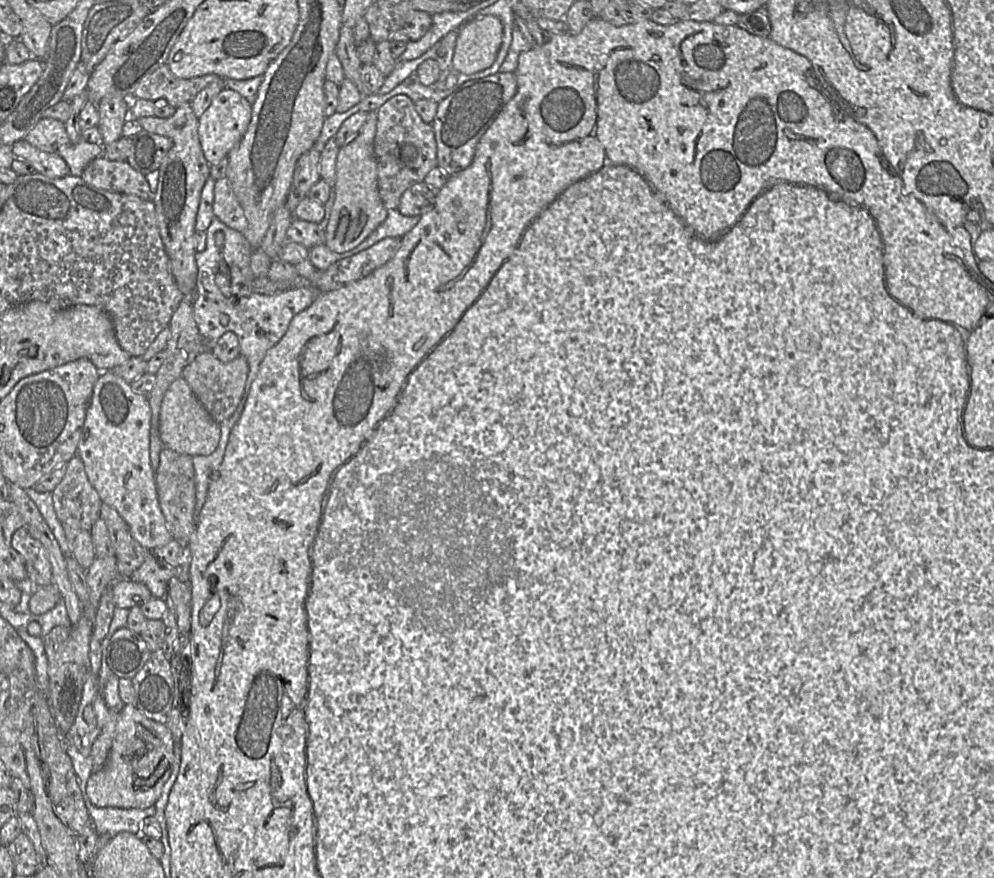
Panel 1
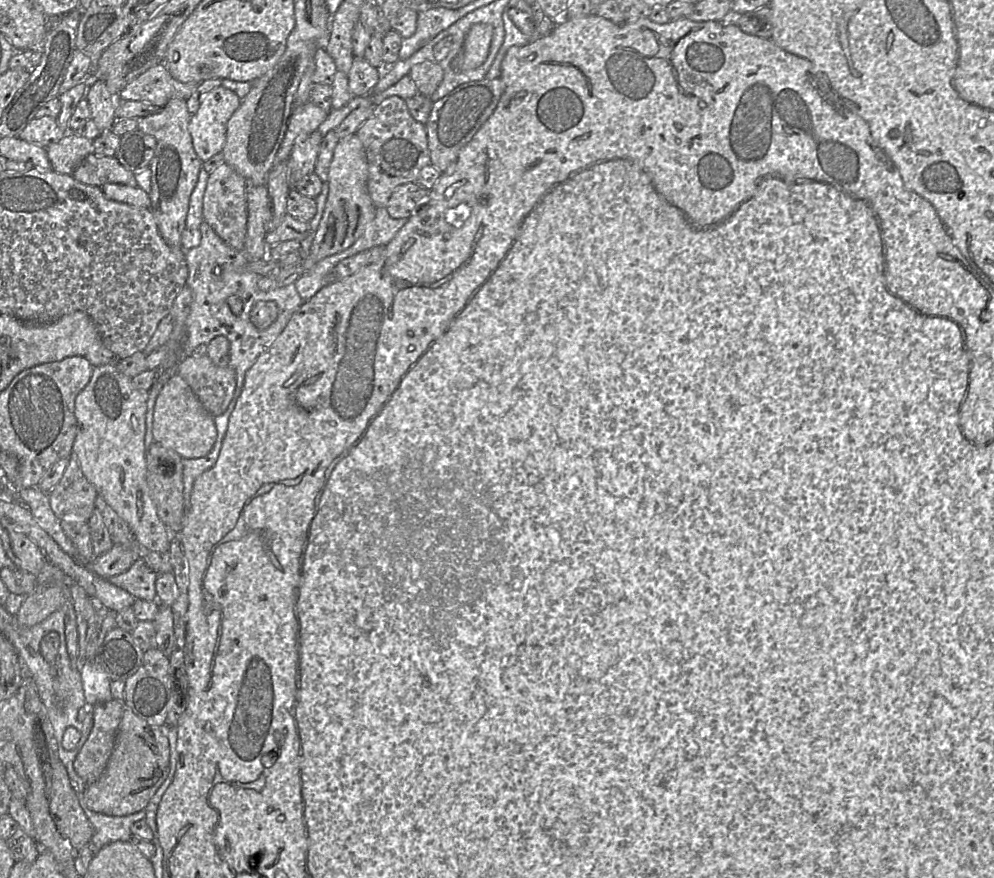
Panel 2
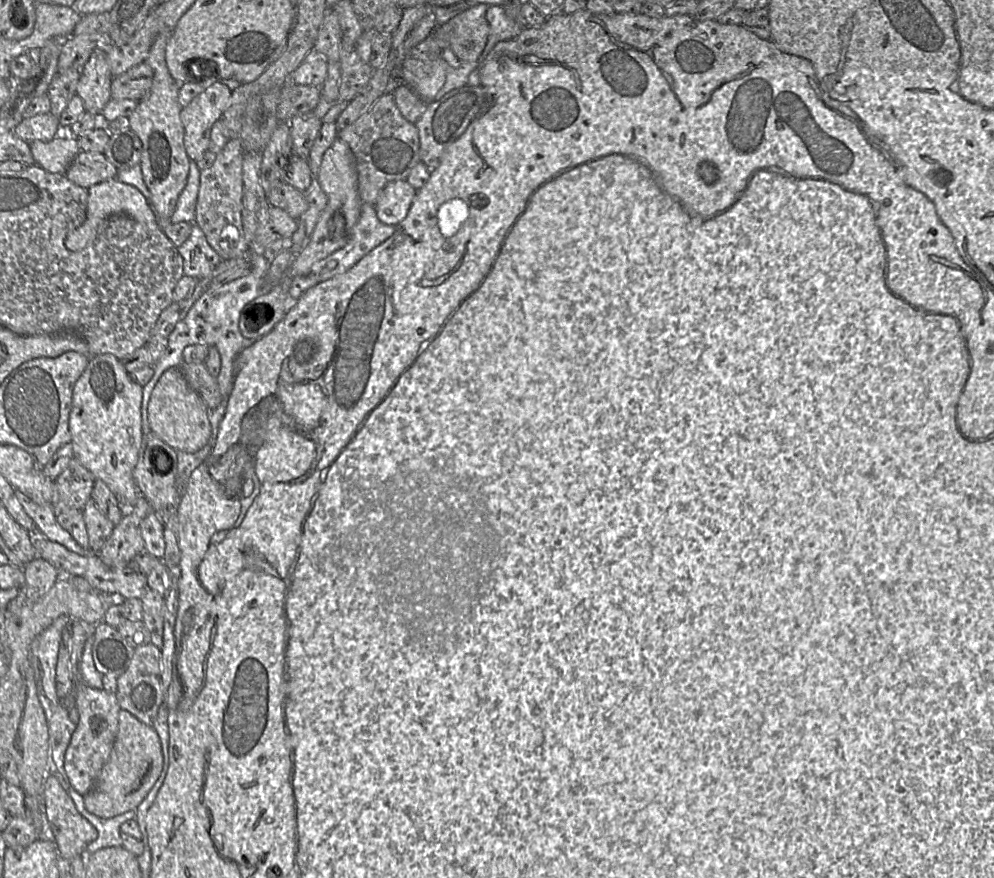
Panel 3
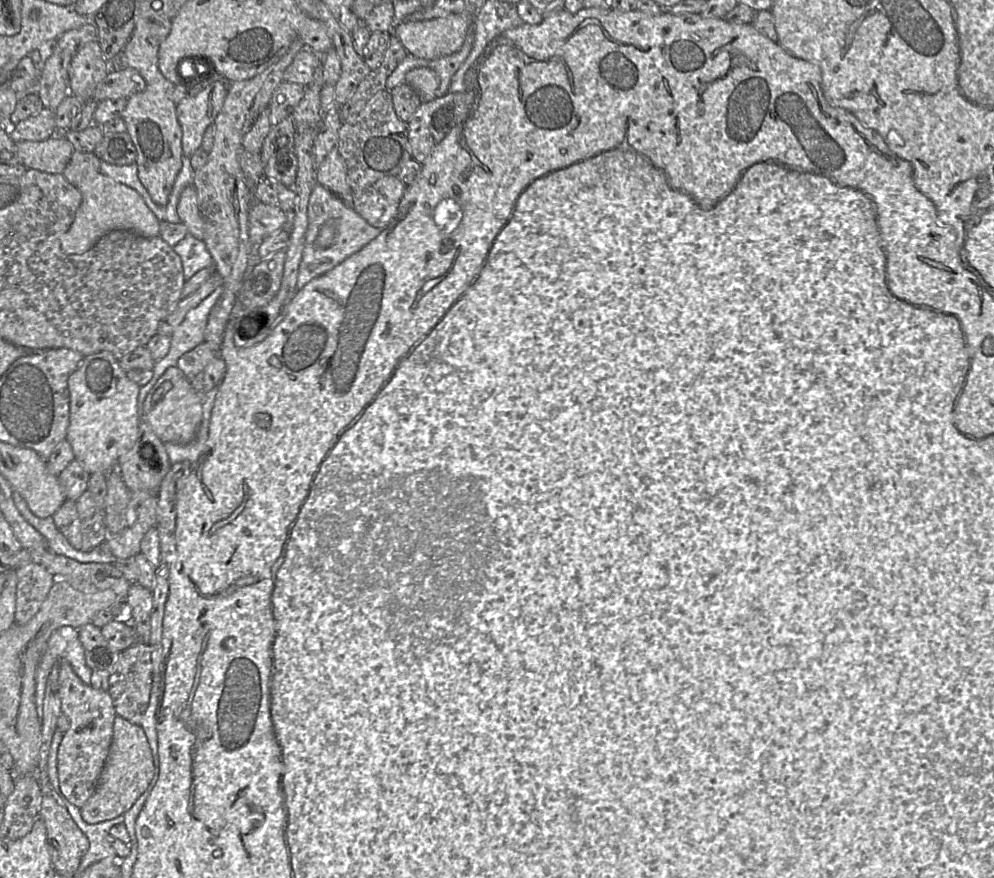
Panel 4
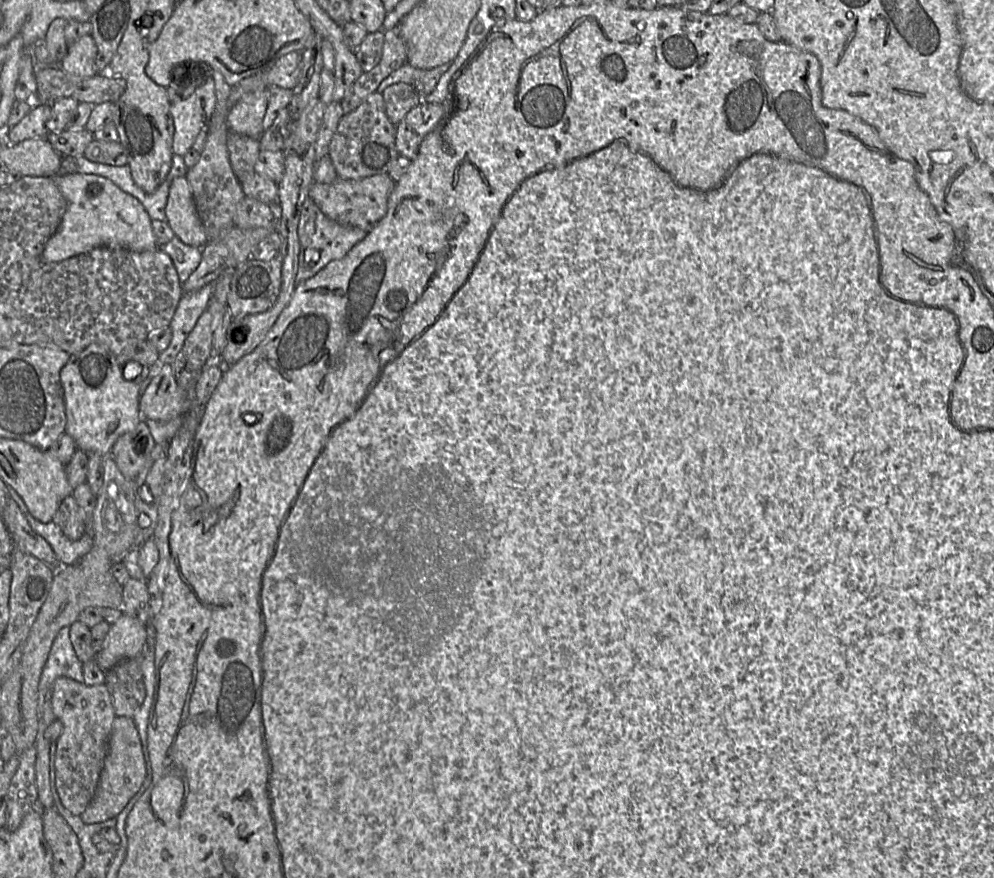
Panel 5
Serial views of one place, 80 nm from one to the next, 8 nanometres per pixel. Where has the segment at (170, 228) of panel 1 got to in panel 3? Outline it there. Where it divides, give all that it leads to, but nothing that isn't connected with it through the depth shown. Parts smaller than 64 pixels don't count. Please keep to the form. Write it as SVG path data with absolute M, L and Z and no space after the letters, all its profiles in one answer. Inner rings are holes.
M162 32L156 36L145 63L154 71L153 83L149 93L140 101L133 113L128 117L130 130L142 142L140 166L143 179L152 199L151 206L158 217L159 226L171 223L178 198L187 184L190 158L184 146L185 130L180 113L182 106L178 101L180 85L171 76L165 61L165 48L172 32Z

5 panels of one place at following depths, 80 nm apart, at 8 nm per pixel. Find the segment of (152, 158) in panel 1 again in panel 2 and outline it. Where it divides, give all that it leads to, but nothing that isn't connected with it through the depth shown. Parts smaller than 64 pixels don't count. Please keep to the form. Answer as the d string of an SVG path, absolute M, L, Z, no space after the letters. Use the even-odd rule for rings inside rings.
M136 129L120 136L119 147L114 157L132 172L149 168L156 144L153 136Z

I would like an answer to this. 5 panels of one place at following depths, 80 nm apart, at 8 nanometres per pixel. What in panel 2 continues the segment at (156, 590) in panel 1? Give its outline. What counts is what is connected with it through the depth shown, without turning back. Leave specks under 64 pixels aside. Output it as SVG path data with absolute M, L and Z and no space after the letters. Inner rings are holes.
M139 558L125 572L110 577L108 581L128 591L135 598L145 601L157 600L155 583L159 574L154 572L144 561Z

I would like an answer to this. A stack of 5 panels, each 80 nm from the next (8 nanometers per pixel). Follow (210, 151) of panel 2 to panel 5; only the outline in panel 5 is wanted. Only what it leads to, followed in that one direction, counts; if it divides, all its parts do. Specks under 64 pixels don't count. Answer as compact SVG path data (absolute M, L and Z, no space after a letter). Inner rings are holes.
M205 70L205 75L200 75L201 83L190 97L176 103L171 103L170 113L173 118L174 135L172 151L175 155L184 156L195 142L198 134L207 129L216 107L215 85L213 78Z

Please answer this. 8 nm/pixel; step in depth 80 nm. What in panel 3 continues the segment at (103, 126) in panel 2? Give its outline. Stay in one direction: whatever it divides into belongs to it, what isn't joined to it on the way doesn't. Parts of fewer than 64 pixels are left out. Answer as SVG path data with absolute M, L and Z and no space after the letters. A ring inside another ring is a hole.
M101 48L95 49L83 67L76 91L86 111L99 117L111 100L112 79L106 52Z

